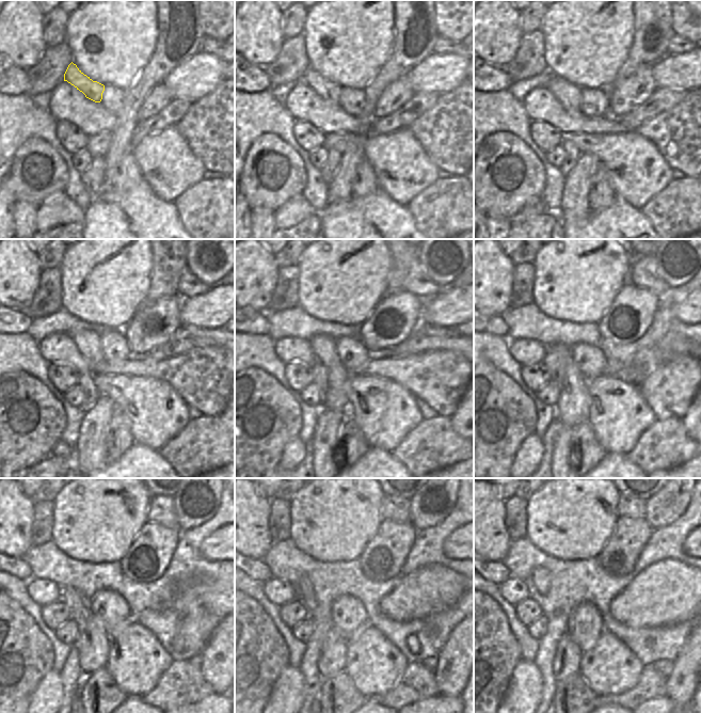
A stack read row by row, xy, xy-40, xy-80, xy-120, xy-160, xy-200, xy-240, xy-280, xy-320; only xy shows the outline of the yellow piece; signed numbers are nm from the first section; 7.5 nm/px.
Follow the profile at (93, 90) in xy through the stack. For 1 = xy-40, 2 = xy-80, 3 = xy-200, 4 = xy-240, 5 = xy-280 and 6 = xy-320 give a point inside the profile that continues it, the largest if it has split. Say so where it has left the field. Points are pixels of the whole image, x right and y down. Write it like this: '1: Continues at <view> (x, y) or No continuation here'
1: Continues at xy-40 (331, 92)
2: Continues at xy-80 (569, 95)
3: Continues at xy-200 (572, 407)
4: Continues at xy-240 (92, 643)
5: Continues at xy-280 (333, 647)
6: Continues at xy-320 (567, 662).

